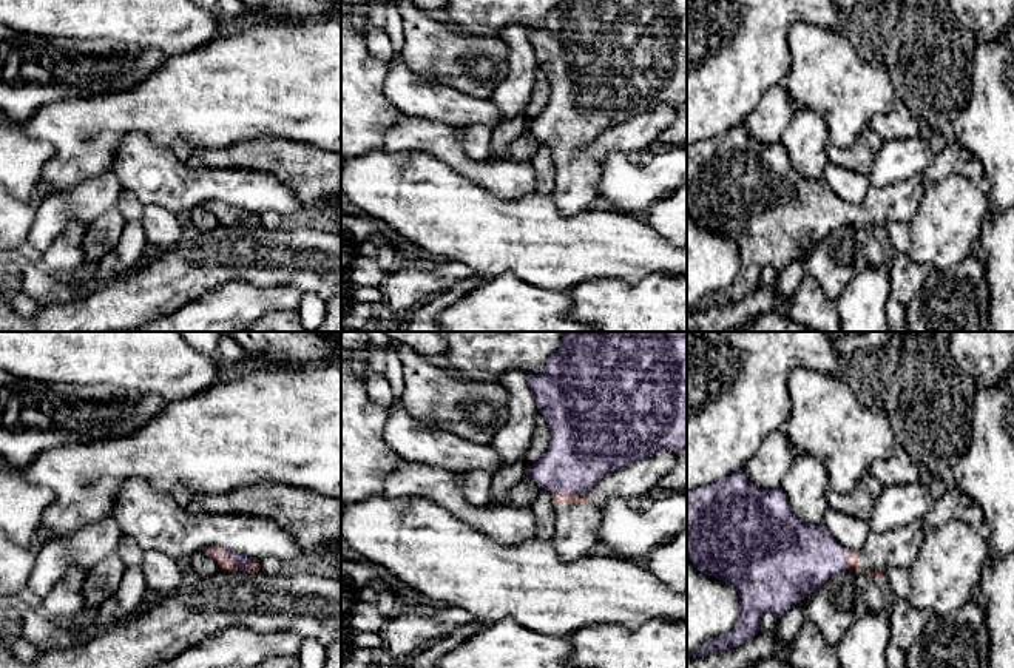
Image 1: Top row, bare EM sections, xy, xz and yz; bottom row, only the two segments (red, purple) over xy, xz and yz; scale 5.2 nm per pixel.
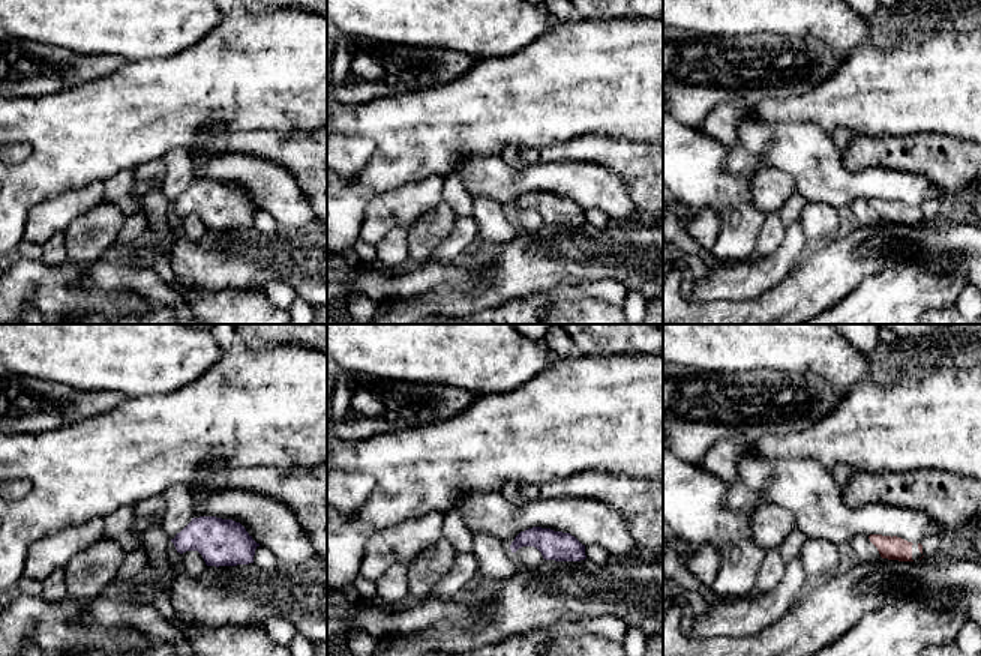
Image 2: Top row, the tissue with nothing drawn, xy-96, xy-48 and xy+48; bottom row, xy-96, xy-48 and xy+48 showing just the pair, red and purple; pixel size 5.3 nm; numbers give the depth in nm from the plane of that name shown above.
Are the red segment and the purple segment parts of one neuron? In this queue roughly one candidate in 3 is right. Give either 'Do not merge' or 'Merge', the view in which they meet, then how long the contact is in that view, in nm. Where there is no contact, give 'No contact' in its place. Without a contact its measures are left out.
Merge. Touches red in xz. Shared border 170 nm

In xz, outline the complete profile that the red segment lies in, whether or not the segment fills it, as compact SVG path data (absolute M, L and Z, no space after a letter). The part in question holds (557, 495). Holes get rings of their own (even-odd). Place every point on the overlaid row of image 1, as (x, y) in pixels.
M566 332L560 347L540 375L529 375L528 386L549 429L545 455L526 472L526 478L548 489L556 506L553 546L565 563L588 555L597 541L602 506L583 494L608 474L644 460L661 449L678 454L687 449L687 332Z

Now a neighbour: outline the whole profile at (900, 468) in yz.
M900 444L889 458L874 461L869 474L883 486L918 483L921 478L918 464Z

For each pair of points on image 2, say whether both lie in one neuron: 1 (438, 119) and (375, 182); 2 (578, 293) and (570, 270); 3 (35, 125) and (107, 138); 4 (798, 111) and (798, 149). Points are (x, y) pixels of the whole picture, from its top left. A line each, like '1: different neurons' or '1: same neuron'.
1: same neuron
2: different neurons
3: same neuron
4: different neurons

